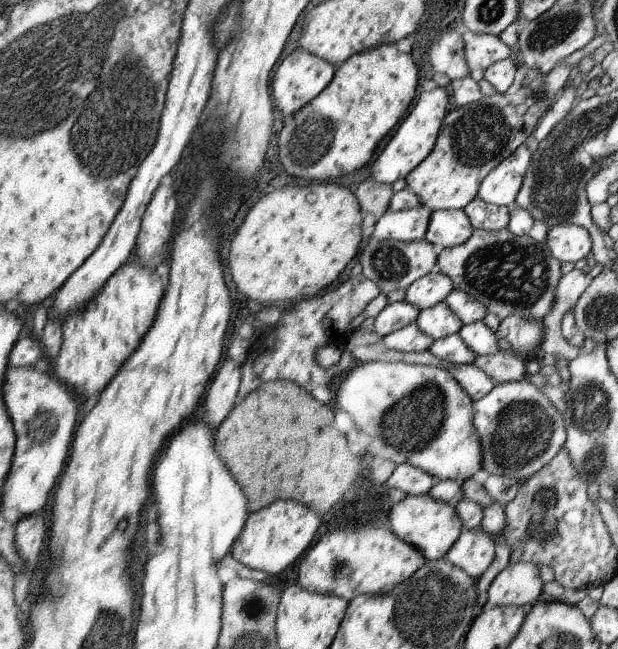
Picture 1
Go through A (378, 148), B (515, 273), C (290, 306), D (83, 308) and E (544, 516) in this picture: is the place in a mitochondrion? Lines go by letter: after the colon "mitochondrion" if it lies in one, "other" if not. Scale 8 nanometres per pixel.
A: other
B: mitochondrion
C: other
D: other
E: mitochondrion

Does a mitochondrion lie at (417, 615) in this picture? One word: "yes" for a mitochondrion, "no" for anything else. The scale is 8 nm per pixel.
yes

